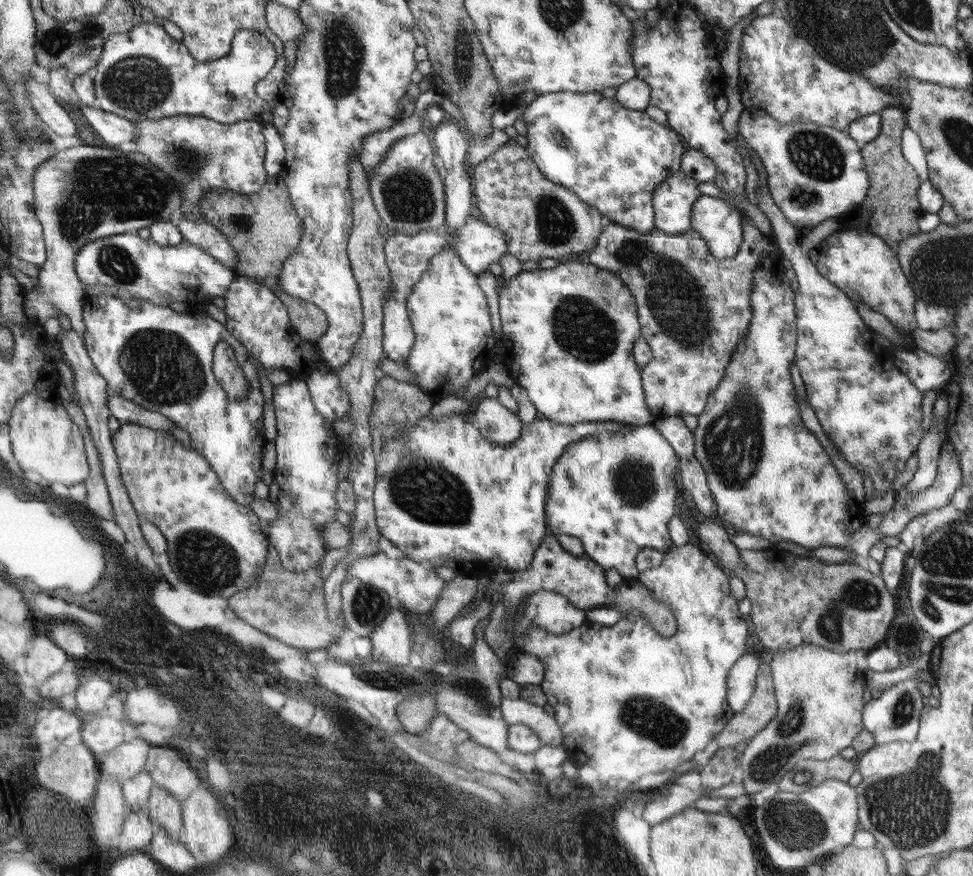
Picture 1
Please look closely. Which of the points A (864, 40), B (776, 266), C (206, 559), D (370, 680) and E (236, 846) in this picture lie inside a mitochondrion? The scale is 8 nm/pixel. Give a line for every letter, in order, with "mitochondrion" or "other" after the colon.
A: mitochondrion
B: other
C: mitochondrion
D: mitochondrion
E: other

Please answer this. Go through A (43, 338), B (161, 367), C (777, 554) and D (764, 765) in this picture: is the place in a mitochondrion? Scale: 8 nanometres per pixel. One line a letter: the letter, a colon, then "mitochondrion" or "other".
A: other
B: mitochondrion
C: other
D: mitochondrion

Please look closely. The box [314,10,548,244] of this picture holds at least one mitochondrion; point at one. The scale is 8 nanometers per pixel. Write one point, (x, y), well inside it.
(342, 44)

